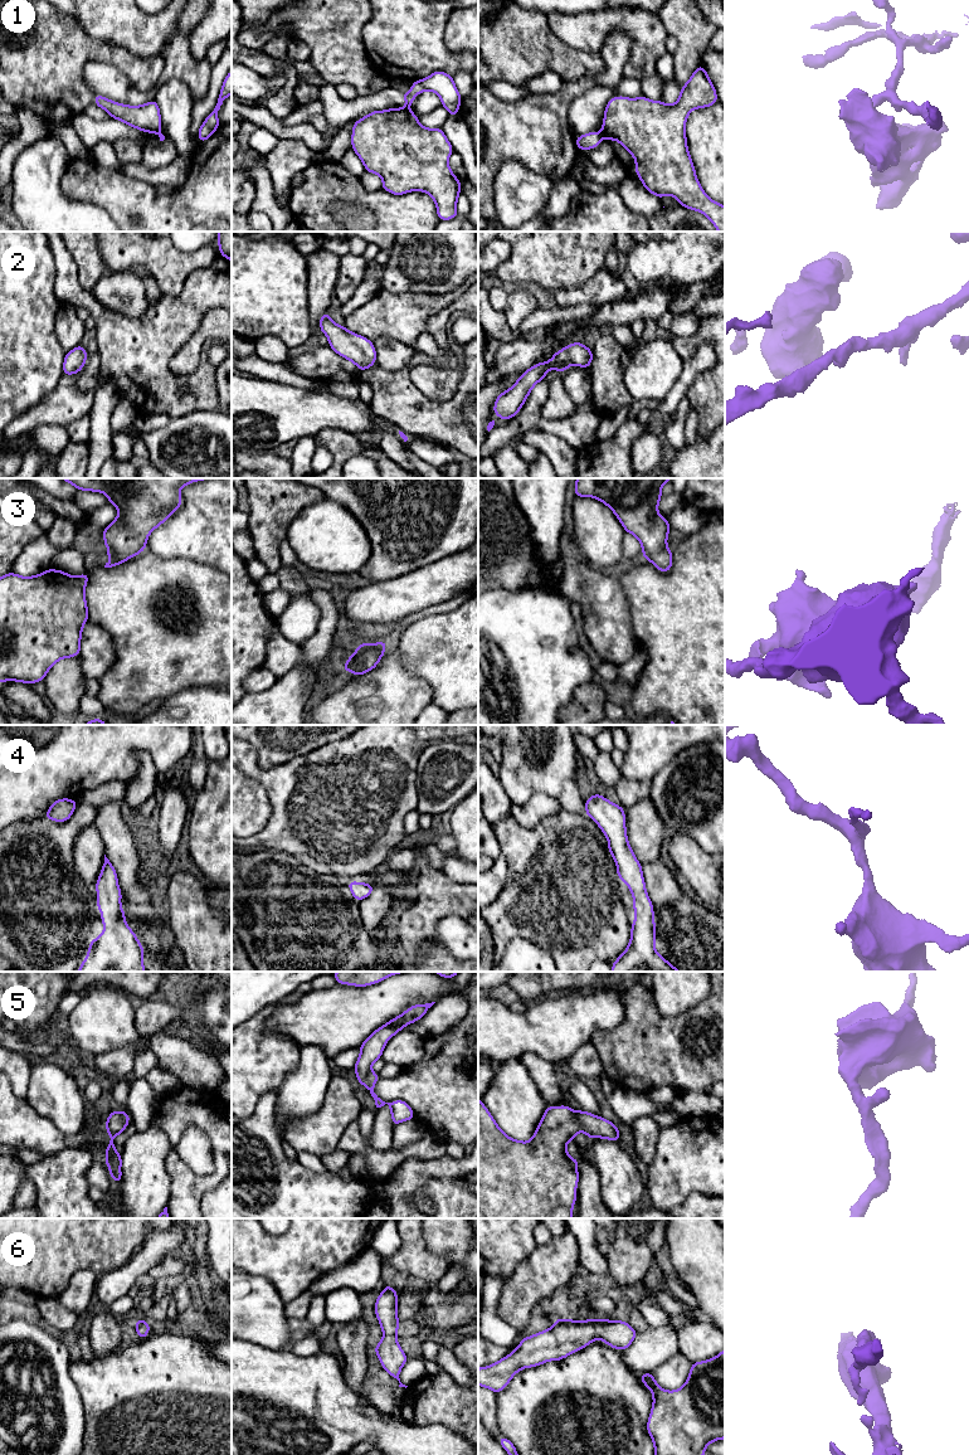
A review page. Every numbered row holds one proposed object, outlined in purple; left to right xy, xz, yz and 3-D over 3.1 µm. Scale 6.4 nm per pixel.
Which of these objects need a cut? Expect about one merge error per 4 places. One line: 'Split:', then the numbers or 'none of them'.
Split: 1

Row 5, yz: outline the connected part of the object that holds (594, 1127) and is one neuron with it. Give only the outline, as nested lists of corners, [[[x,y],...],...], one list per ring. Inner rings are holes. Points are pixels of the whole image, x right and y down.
[[[478,1099],[478,1218],[573,1218],[579,1182],[578,1158],[570,1158],[566,1144],[584,1132],[589,1139],[618,1142],[620,1130],[602,1116],[575,1111],[566,1105],[547,1106],[530,1142],[520,1142],[505,1134],[491,1113]]]

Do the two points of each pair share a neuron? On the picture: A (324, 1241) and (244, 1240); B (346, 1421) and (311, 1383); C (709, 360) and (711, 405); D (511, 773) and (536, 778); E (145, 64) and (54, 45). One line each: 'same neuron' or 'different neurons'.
A: same neuron
B: same neuron
C: different neurons
D: same neuron
E: same neuron

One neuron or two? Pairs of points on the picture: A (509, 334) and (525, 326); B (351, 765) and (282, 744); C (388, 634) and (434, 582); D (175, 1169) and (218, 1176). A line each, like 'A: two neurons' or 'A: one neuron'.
A: one neuron
B: two neurons
C: two neurons
D: one neuron

